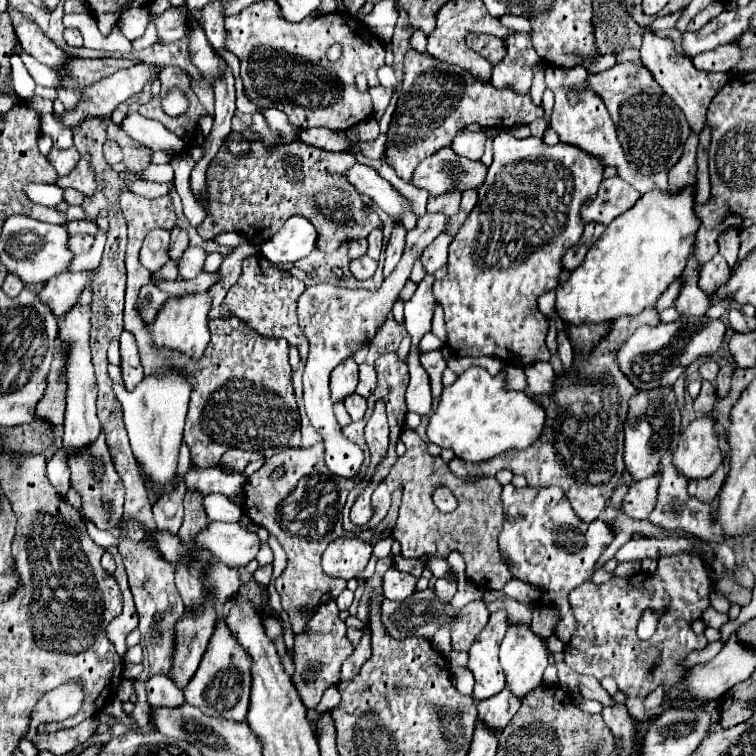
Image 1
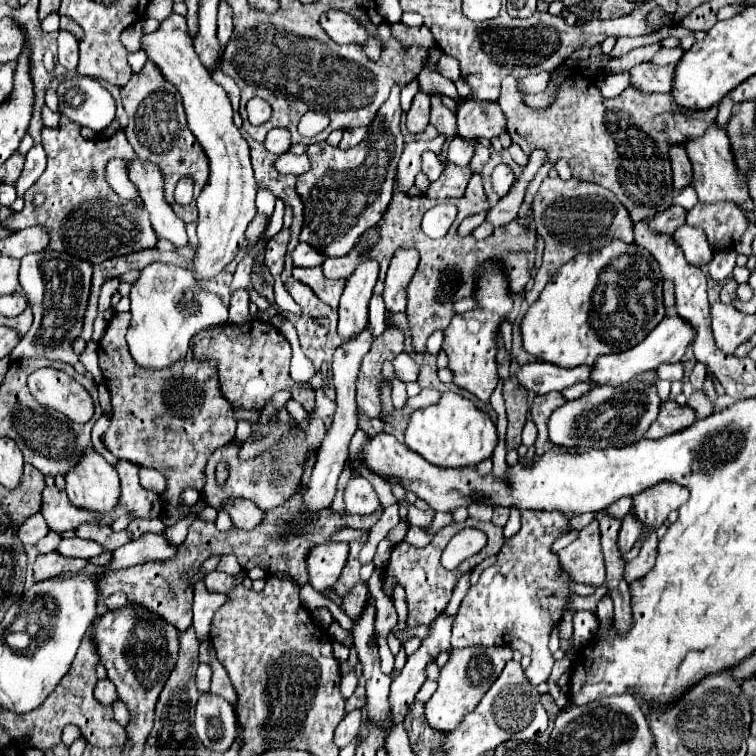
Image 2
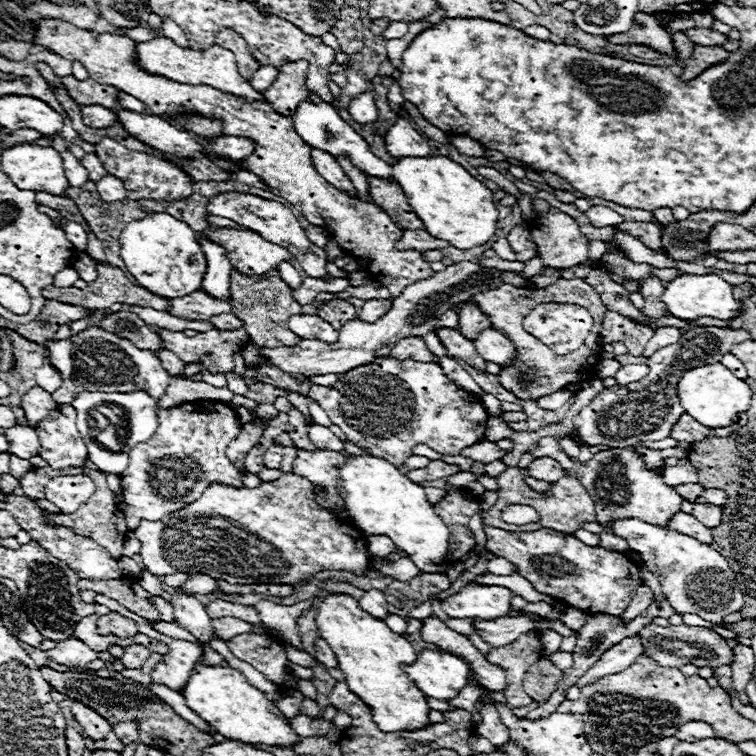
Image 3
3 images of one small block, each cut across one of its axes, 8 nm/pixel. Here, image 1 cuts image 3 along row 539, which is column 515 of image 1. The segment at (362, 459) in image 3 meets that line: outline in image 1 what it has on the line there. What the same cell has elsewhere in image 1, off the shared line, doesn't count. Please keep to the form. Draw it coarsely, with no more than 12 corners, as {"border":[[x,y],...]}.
{"border":[[472,366],[446,386],[430,442],[466,462],[530,448],[546,410]]}

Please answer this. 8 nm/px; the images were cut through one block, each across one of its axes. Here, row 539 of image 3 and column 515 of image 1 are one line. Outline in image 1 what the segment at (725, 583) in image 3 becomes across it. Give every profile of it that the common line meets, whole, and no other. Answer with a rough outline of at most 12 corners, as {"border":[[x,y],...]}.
{"border":[[512,624],[500,646],[506,686],[540,686],[548,644],[530,624]]}

